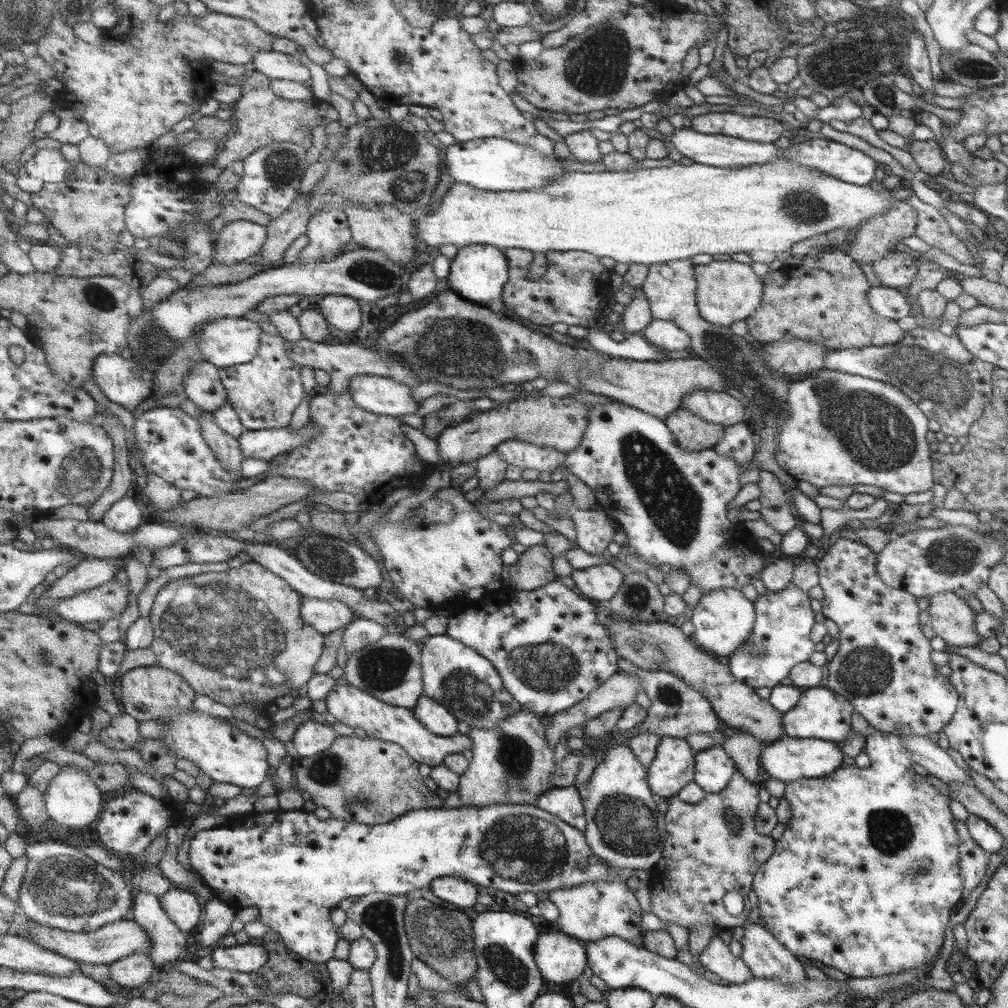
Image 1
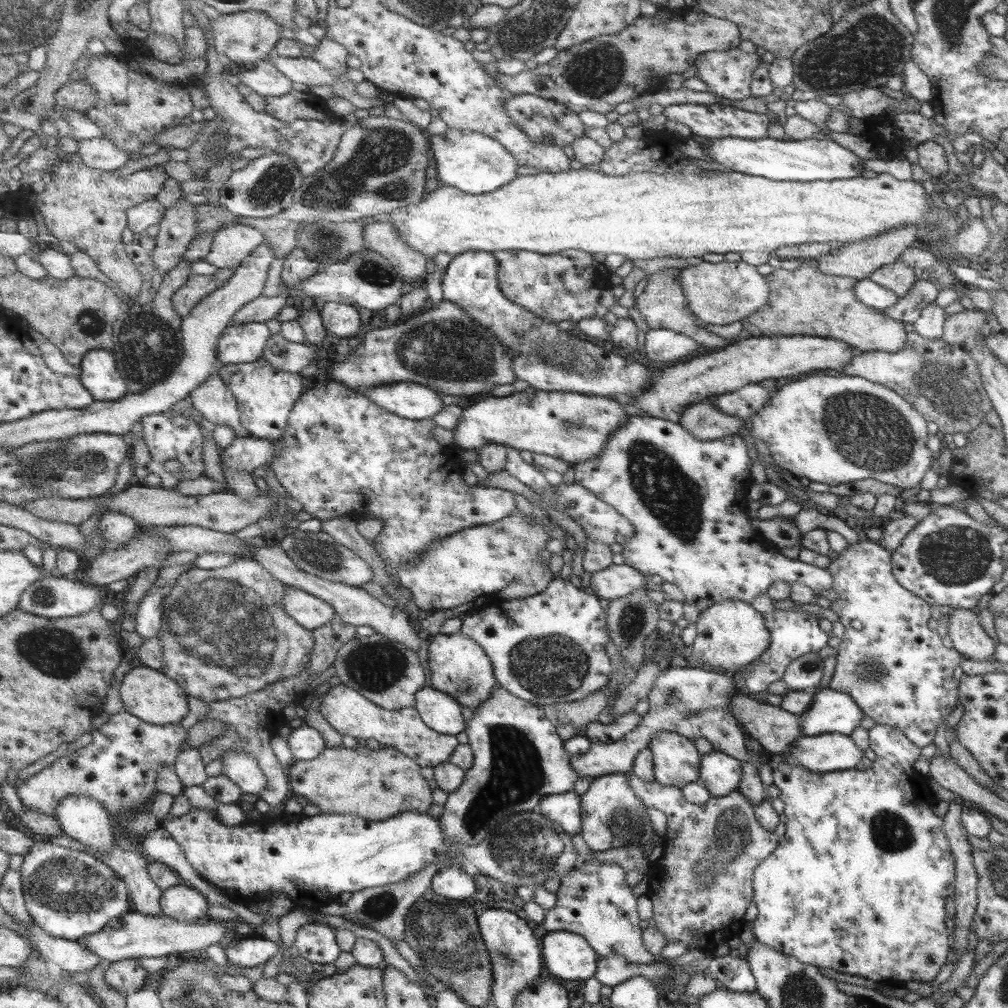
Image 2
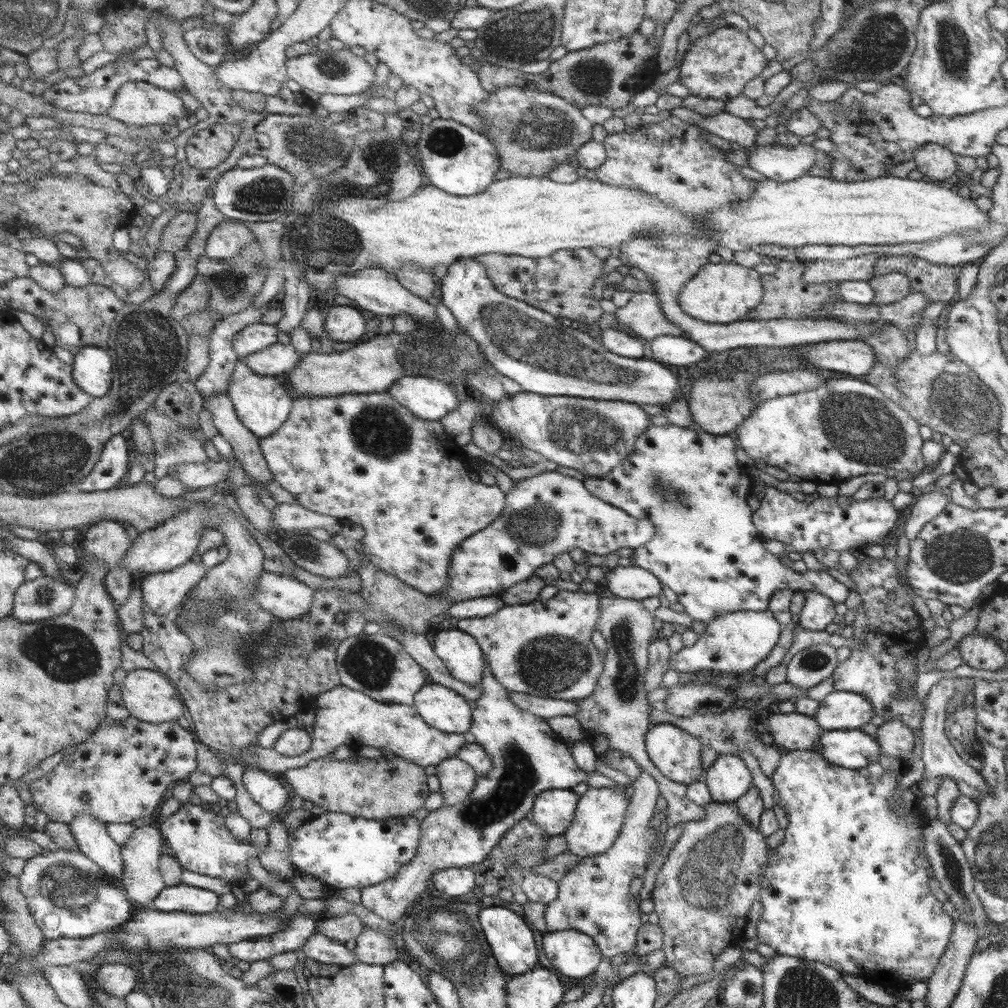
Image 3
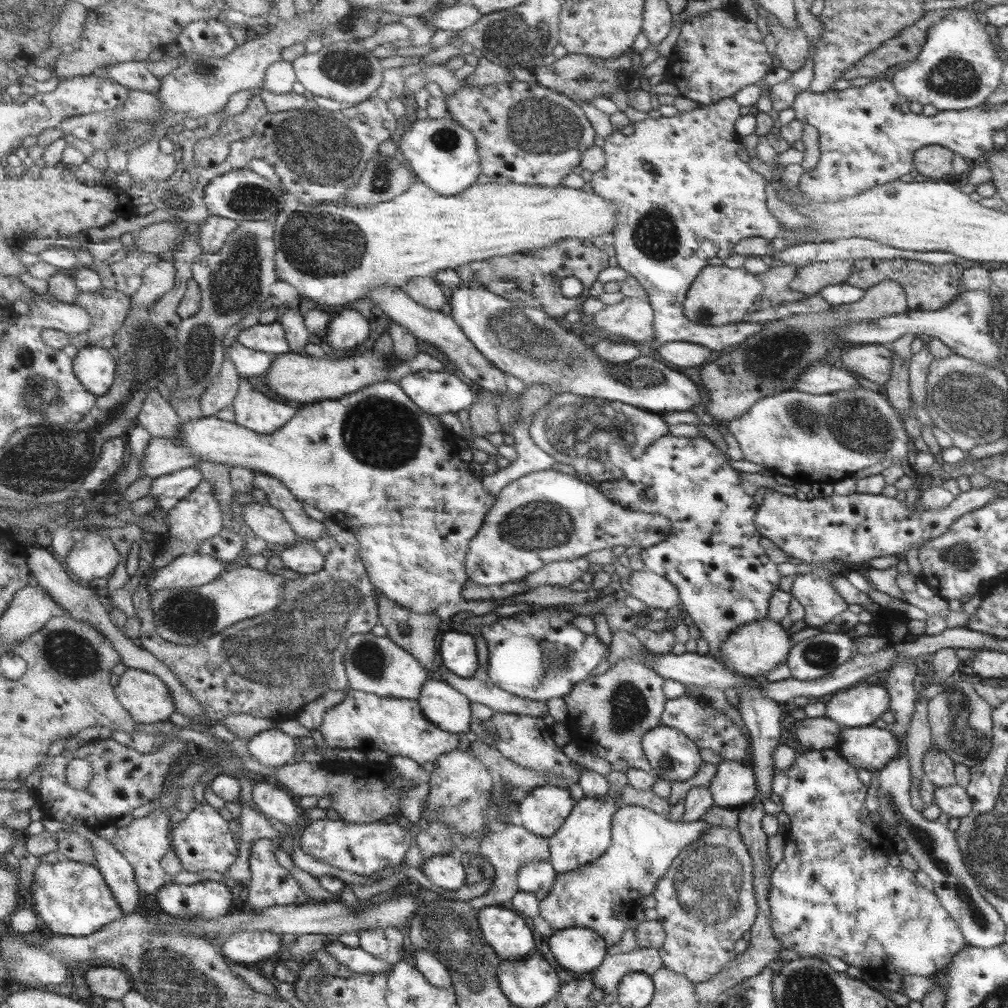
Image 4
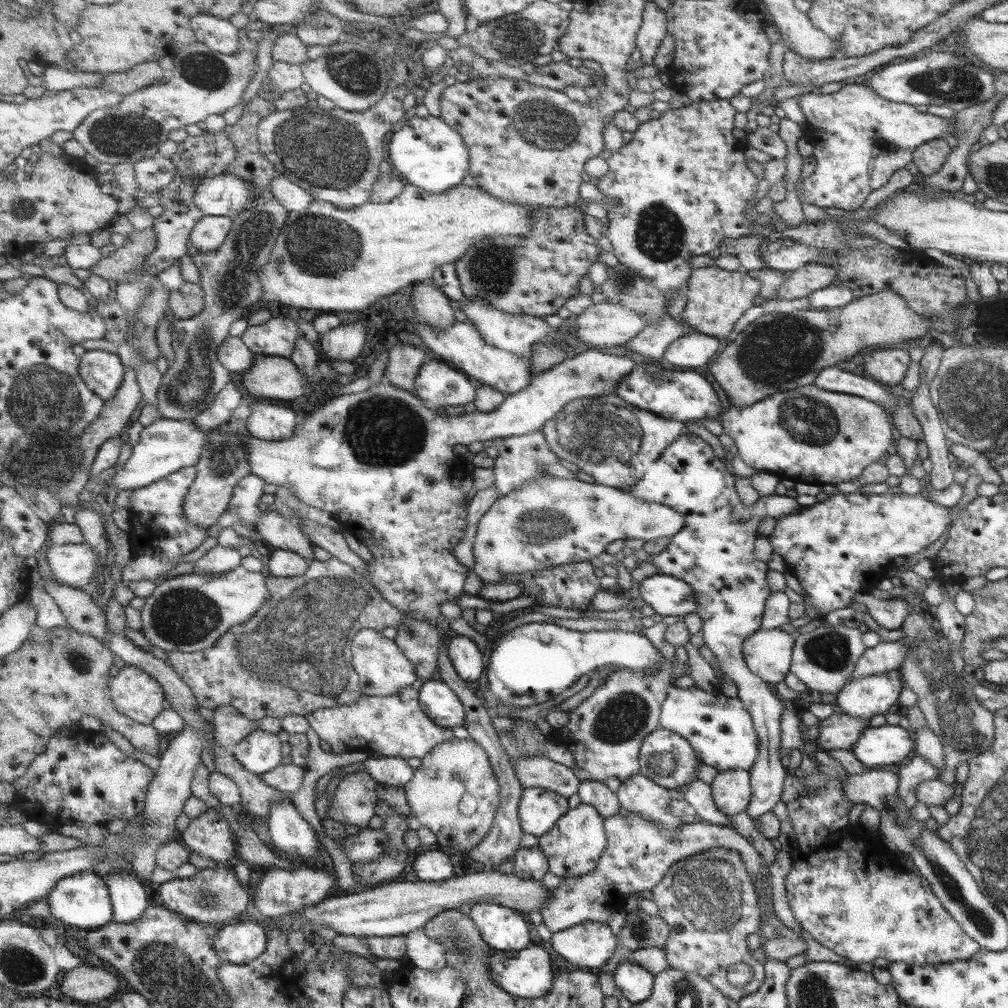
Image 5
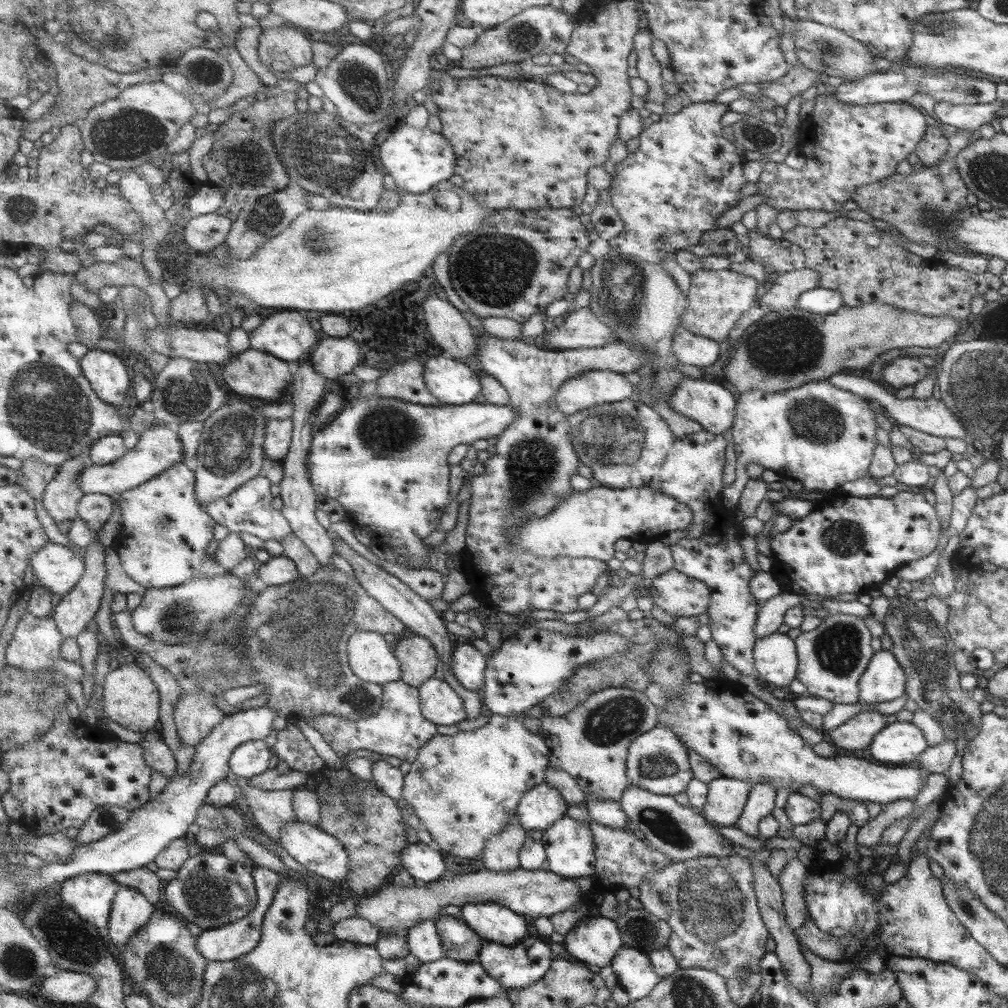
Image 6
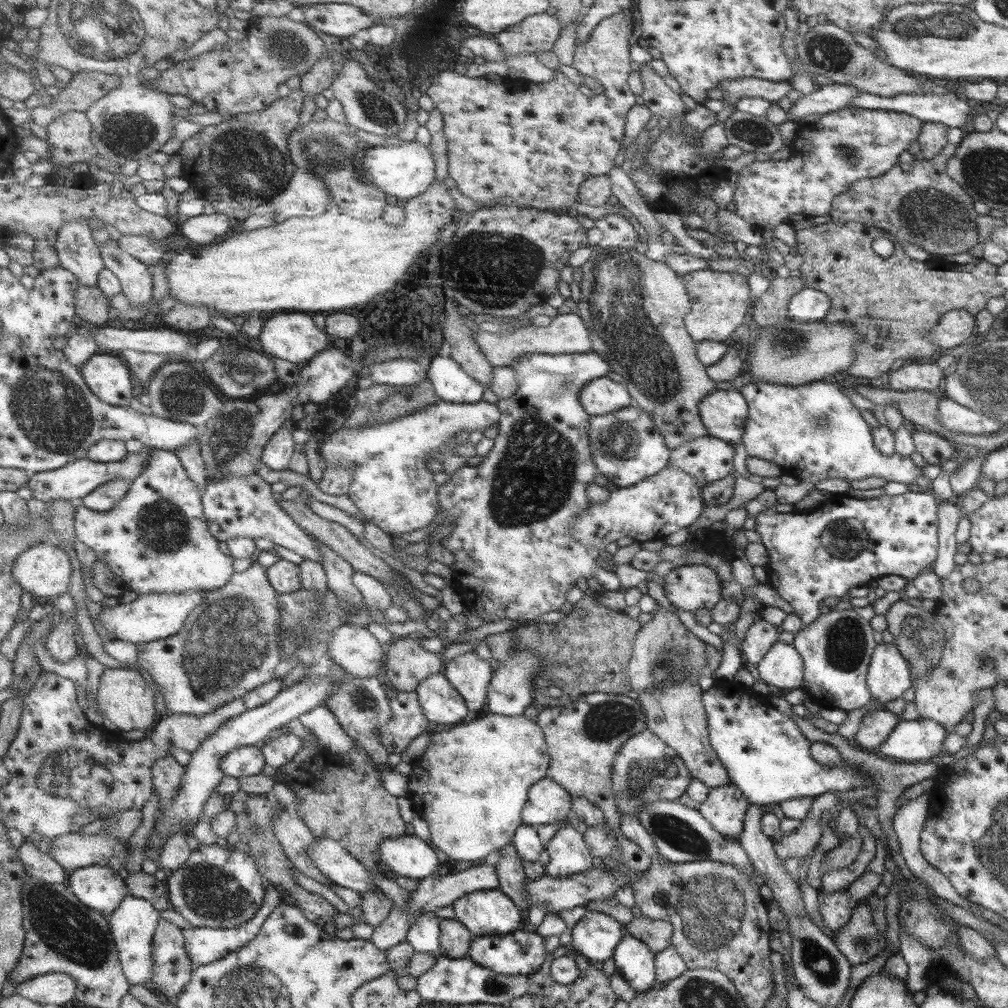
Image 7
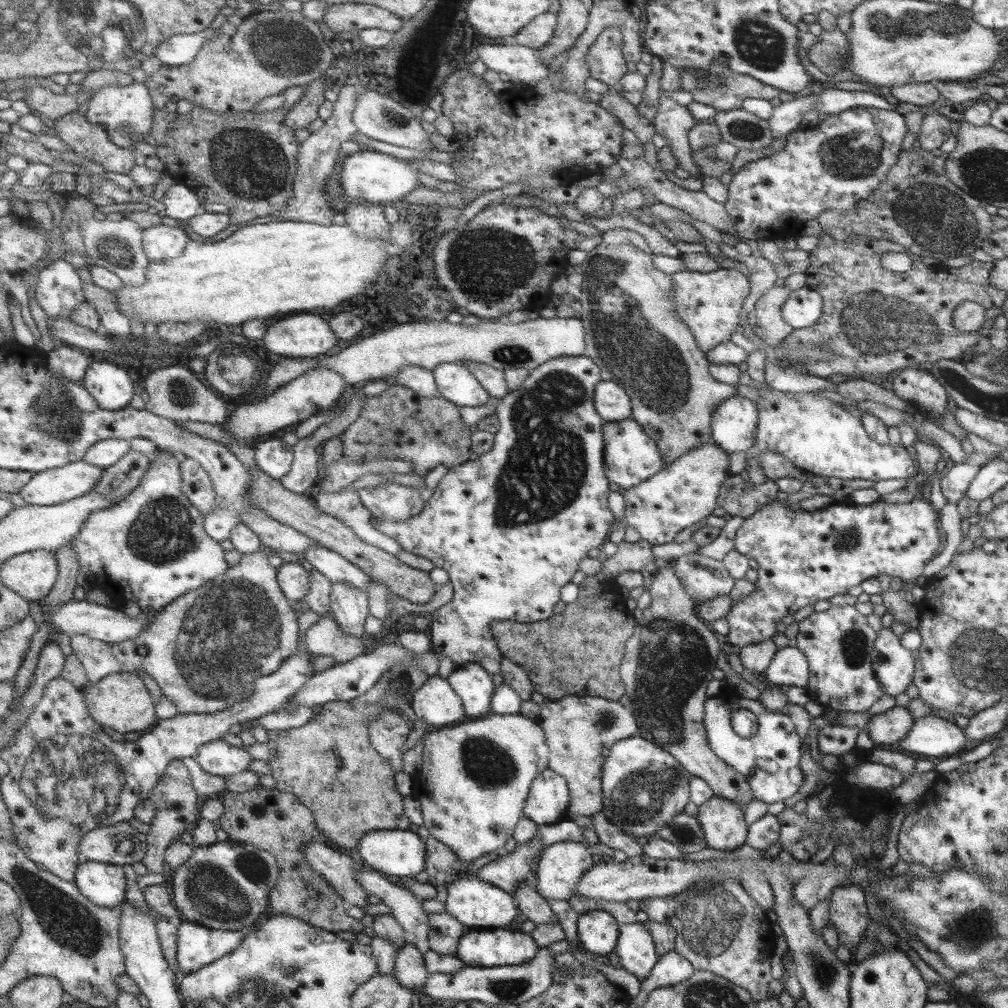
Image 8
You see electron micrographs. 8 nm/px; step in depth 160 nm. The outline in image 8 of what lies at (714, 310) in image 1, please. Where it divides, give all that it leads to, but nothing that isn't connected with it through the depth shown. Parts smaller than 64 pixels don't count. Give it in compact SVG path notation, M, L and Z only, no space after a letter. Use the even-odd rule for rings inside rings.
M721 268L707 273L680 271L672 276L675 288L671 290L671 297L677 313L690 326L700 350L707 353L721 345L721 342L730 341L730 336L741 324L742 304L750 294L748 278L735 268Z

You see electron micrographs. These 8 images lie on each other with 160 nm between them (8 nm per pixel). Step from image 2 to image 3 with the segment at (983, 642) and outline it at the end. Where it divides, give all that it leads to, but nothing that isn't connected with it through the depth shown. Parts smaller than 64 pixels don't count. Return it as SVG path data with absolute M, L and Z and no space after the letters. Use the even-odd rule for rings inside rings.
M980 634L964 636L958 649L964 662L978 670L998 670L1007 664L1007 647L992 637Z

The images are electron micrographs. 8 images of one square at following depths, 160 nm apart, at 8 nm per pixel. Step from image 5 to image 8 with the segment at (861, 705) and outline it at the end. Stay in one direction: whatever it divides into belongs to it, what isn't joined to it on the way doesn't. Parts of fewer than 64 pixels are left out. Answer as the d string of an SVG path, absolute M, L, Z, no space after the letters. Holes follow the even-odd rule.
M888 627L878 632L871 657L874 674L888 696L896 697L912 684L914 658Z

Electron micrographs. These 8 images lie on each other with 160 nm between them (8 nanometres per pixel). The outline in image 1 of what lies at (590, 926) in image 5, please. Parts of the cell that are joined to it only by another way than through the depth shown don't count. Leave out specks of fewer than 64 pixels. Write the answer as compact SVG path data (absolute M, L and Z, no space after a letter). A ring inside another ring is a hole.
M556 928L541 935L537 946L537 961L548 983L566 986L589 966L585 946L572 935Z

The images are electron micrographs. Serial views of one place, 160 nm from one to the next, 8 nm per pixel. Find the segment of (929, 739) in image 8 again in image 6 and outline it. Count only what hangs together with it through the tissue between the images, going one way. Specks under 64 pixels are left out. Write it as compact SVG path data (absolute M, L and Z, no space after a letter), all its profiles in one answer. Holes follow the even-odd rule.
M912 722L888 723L868 745L865 752L876 763L902 764L912 762L928 747L925 734Z

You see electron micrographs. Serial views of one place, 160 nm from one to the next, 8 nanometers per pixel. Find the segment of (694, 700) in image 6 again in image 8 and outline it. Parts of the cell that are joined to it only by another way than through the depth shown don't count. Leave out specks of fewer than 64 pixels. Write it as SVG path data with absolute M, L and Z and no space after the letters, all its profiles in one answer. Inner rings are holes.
M725 684L720 693L706 702L705 726L714 754L746 779L754 800L762 800L766 804L788 800L802 788L804 782L804 774L800 768L802 742L794 732L797 728L794 728L792 721L790 715L769 711L760 701L740 698L732 692L730 684ZM741 708L753 712L758 723L756 732L748 738L740 736L731 725L733 712L738 712Z

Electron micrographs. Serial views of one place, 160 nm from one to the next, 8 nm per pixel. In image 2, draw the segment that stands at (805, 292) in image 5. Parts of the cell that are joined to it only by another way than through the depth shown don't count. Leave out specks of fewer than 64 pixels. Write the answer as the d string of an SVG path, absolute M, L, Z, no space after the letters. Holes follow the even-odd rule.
M914 225L897 226L892 230L875 234L874 236L838 245L827 255L822 255L816 259L819 269L826 274L831 275L848 275L858 280L869 278L875 270L881 266L898 262L902 253L908 248L918 244L917 228Z

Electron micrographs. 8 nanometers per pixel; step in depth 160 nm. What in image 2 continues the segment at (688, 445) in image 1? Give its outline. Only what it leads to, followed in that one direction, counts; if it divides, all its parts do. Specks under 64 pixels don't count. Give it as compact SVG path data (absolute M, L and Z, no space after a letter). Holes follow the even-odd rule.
M707 400L695 405L689 405L685 413L680 416L680 424L690 432L690 435L702 439L704 441L716 441L732 435L738 435L742 426L747 426L747 421L736 417L728 416L718 408L714 407L714 403Z

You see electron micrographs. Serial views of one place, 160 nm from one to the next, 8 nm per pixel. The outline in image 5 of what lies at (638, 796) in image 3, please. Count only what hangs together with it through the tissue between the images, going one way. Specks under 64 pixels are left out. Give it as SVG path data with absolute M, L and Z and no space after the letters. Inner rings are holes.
M618 812L614 816L609 816L605 819L605 830L608 835L608 848L602 854L597 869L586 875L565 879L558 888L552 889L550 902L544 906L542 914L544 922L555 933L568 930L574 925L579 925L586 921L608 924L614 910L625 909L626 897L634 893L652 891L655 886L664 880L666 874L669 873L669 869L676 862L682 861L694 854L704 852L704 850L716 848L732 849L741 854L742 862L745 862L746 870L755 884L758 902L762 902L762 905L760 905L762 914L768 916L770 912L774 912L769 867L764 864L760 854L750 844L749 840L742 837L738 831L734 831L731 827L698 821L694 824L684 823L684 826L680 827L680 830L672 831L672 834L670 834L670 831L662 830L660 826L656 826L656 823L651 821L646 815L628 813L627 816L624 816Z

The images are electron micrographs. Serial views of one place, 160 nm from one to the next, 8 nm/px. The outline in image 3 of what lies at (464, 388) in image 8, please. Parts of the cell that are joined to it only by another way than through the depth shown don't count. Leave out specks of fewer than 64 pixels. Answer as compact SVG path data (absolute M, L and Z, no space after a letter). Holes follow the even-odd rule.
M429 377L404 378L389 392L424 421L442 421L460 406L456 385Z

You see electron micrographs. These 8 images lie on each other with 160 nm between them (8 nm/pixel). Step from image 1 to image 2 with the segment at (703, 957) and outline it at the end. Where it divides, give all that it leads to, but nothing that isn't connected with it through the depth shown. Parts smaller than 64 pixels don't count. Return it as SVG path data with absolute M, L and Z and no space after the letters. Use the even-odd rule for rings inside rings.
M713 956L706 973L716 981L720 988L738 992L756 991L756 978L744 957Z

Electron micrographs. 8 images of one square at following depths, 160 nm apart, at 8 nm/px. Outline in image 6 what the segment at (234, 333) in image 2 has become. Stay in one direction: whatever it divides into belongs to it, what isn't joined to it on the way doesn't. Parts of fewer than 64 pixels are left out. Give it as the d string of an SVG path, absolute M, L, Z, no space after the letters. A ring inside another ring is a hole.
M278 312L276 316L267 318L250 333L251 349L272 354L292 365L298 365L300 358L310 355L319 346L323 334L312 328L310 321L306 320L300 312Z

